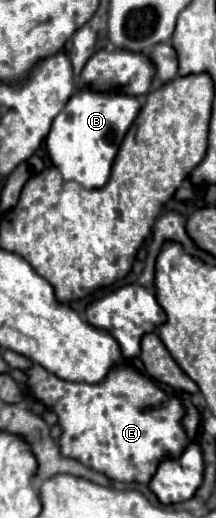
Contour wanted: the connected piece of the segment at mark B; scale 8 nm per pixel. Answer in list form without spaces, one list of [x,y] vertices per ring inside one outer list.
[[[79,90],[71,96],[65,108],[57,114],[47,134],[45,146],[53,166],[59,168],[63,180],[75,180],[83,188],[101,188],[111,174],[119,144],[139,114],[139,100],[125,92],[95,92]]]

